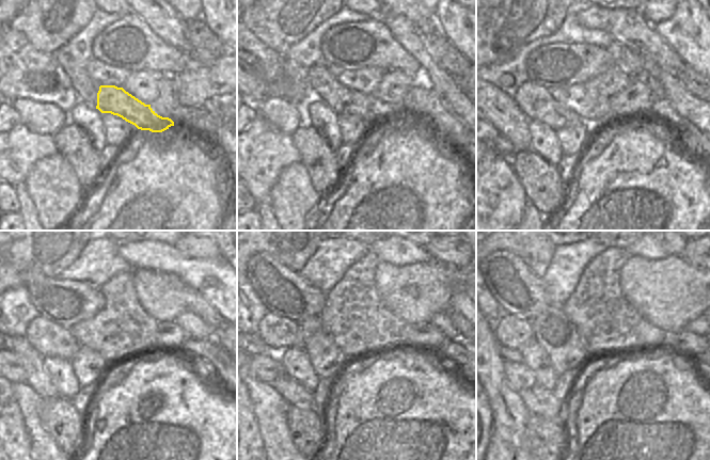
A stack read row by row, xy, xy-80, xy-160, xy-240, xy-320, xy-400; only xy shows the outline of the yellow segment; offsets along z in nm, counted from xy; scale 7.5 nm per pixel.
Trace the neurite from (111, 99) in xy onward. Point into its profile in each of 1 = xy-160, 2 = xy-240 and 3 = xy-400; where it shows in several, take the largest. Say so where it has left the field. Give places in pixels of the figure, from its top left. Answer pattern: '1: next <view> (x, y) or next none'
1: next xy-160 (536, 102)
2: next xy-240 (50, 339)
3: next xy-400 (511, 331)

